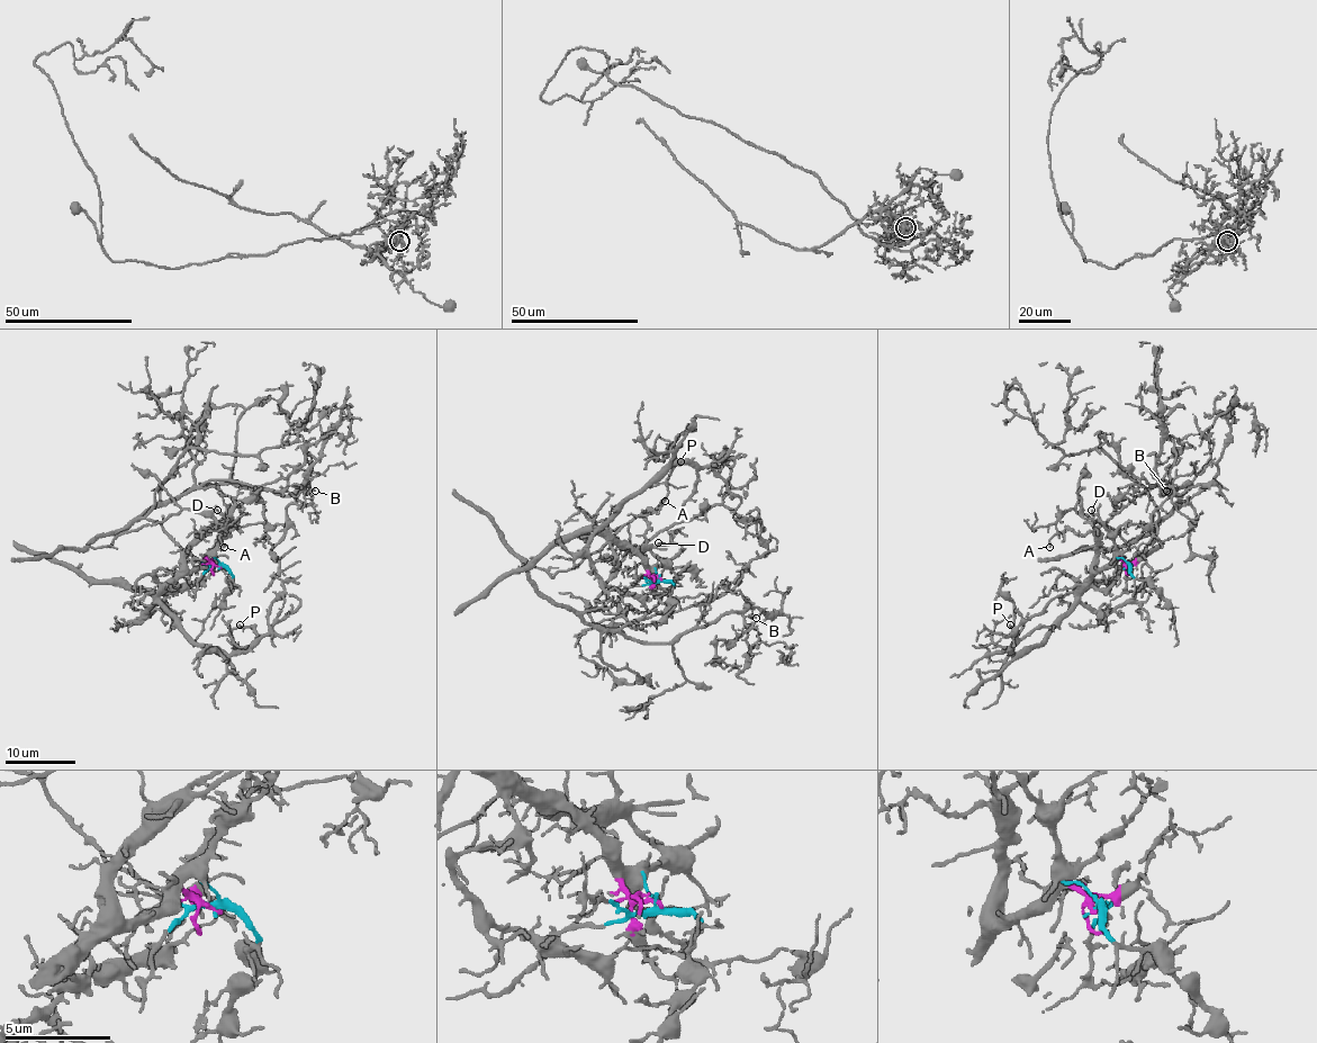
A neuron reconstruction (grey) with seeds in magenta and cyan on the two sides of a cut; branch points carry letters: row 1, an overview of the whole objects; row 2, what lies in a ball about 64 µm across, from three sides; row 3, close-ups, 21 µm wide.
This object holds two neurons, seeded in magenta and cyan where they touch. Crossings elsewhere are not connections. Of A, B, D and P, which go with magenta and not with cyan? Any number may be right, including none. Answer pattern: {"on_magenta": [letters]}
{"on_magenta": ["D", "P"]}

